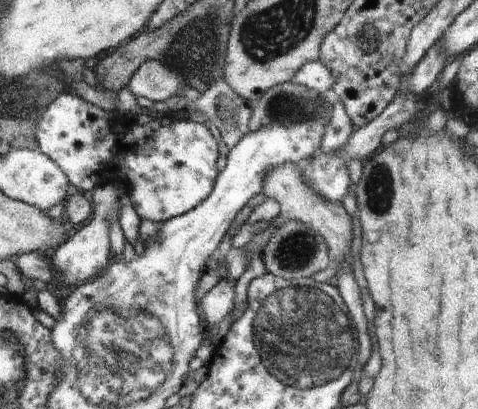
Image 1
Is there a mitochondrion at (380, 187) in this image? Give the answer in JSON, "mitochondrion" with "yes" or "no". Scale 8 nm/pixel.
{"mitochondrion":"yes"}

